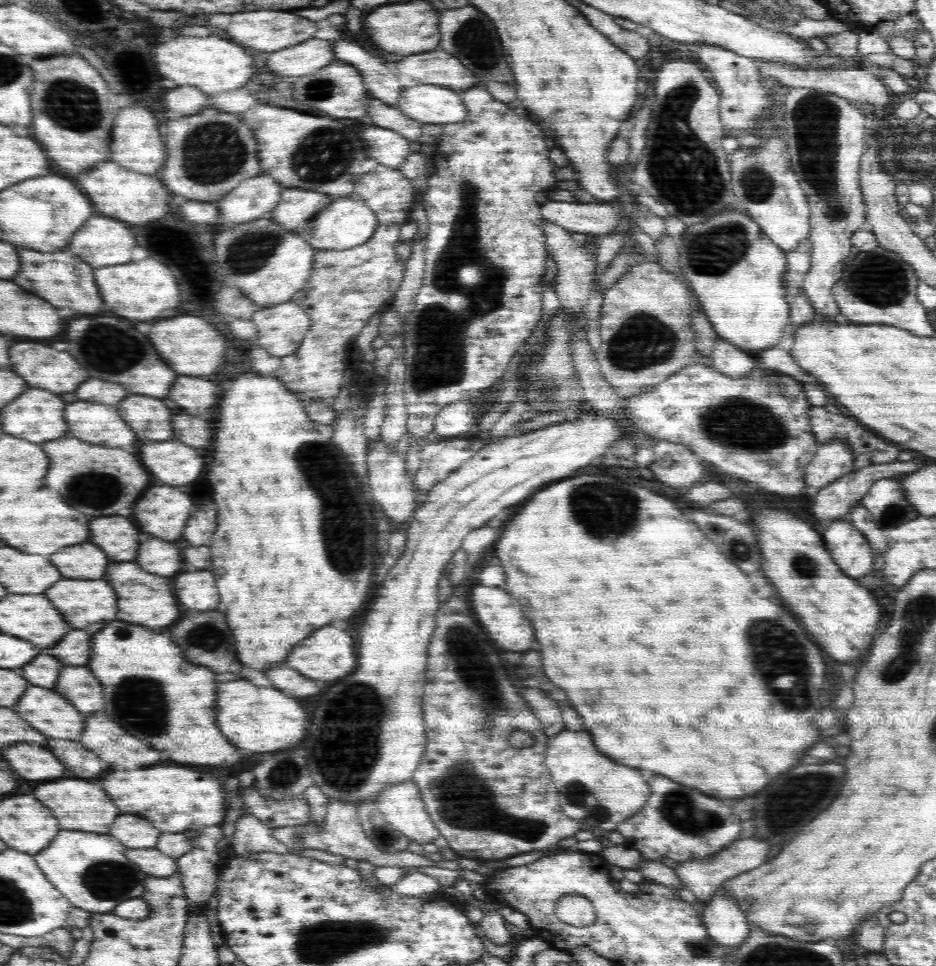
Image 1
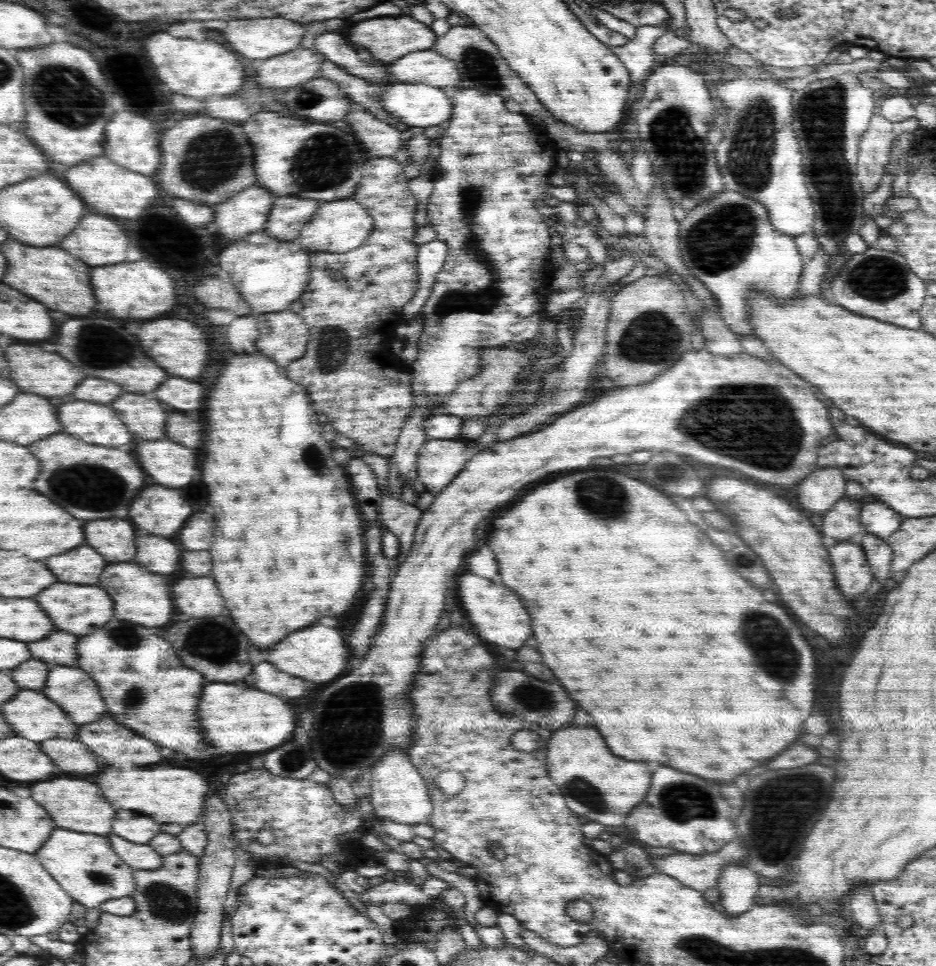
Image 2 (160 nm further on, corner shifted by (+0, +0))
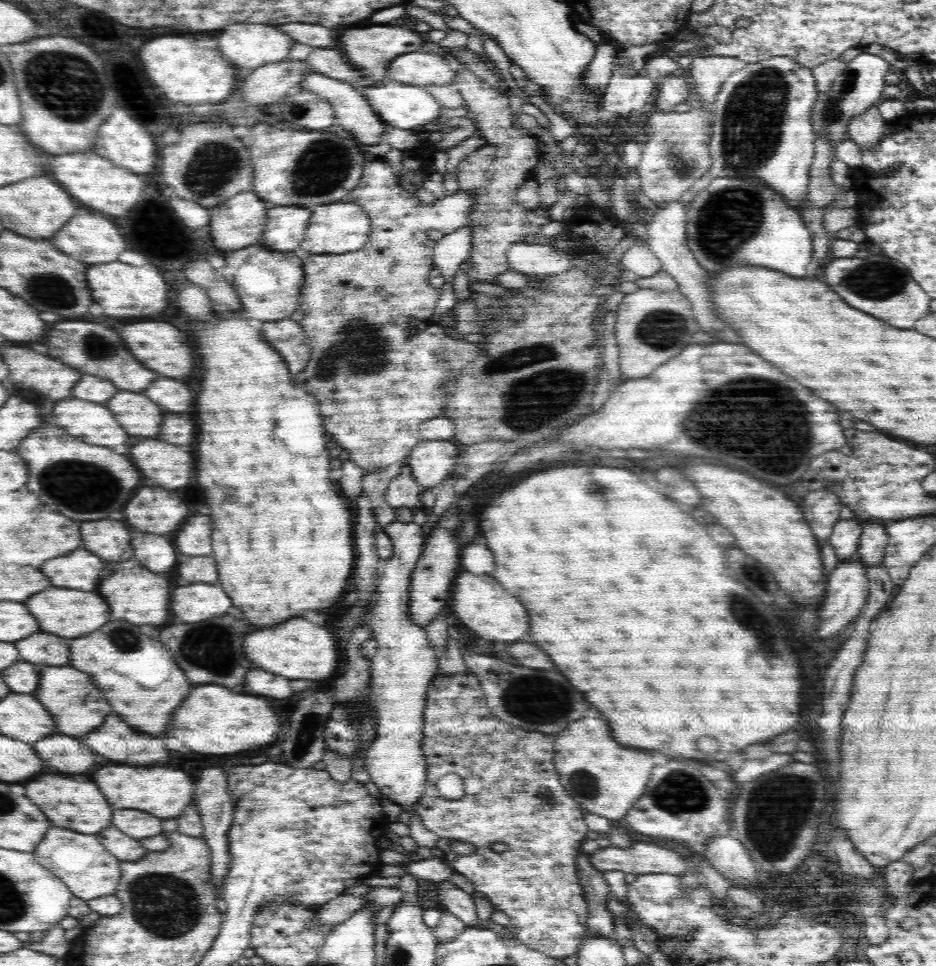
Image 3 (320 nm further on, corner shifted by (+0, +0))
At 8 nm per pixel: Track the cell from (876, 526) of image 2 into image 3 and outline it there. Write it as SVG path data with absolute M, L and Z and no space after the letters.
M866 521L862 528L863 533L859 542L856 557L860 559L867 568L883 564L884 552L888 542L888 535L885 531L887 522Z

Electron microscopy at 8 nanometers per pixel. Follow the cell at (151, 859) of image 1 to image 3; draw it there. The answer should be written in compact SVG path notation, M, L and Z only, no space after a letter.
M110 826L110 828L106 828L106 830L102 830L102 832L95 835L98 842L101 842L102 846L105 846L120 862L136 862L136 860L144 858L147 854L147 851L138 840L134 840L130 836L124 836L114 826Z

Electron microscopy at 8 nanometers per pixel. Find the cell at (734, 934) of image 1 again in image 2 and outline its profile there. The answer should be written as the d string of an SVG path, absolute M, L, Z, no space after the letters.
M728 863L721 868L717 889L726 917L735 917L750 910L758 891L758 882L760 878L747 864Z

